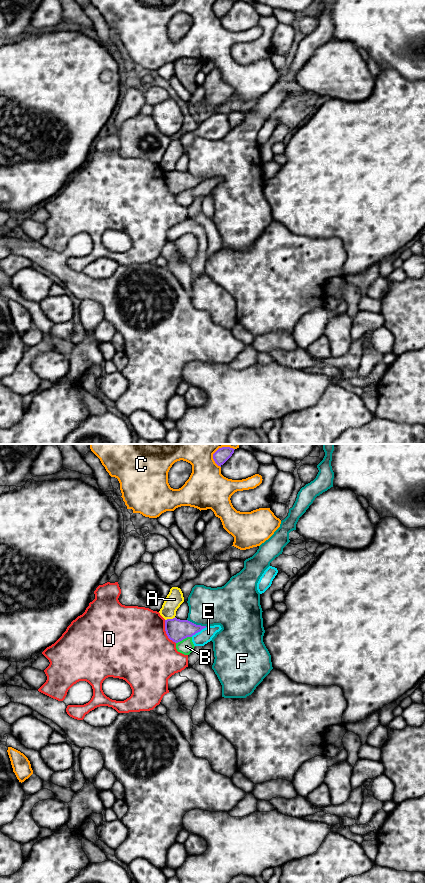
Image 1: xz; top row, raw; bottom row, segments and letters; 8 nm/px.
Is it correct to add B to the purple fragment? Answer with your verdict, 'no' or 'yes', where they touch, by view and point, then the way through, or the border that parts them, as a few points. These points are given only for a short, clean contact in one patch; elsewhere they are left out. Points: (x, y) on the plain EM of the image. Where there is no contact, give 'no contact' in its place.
no; contact xz (183, 190)

